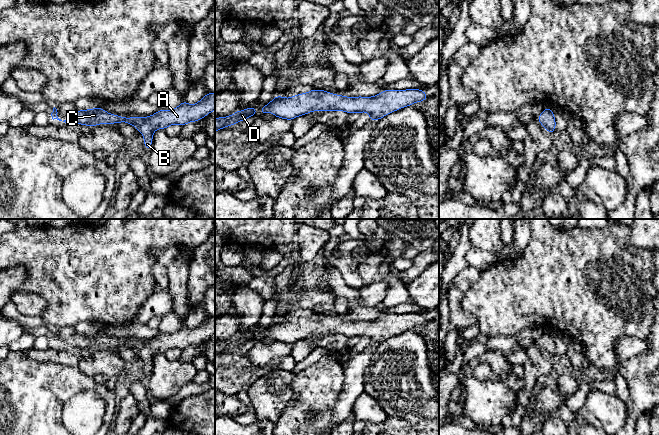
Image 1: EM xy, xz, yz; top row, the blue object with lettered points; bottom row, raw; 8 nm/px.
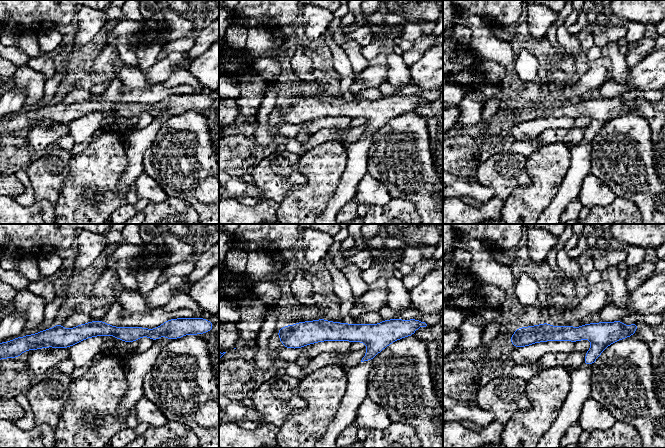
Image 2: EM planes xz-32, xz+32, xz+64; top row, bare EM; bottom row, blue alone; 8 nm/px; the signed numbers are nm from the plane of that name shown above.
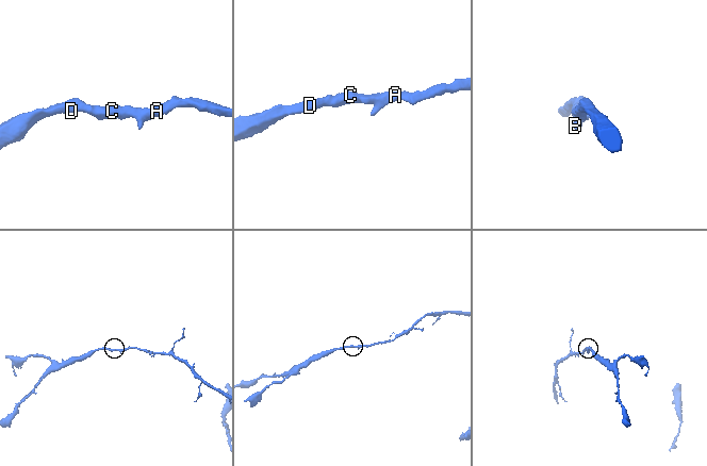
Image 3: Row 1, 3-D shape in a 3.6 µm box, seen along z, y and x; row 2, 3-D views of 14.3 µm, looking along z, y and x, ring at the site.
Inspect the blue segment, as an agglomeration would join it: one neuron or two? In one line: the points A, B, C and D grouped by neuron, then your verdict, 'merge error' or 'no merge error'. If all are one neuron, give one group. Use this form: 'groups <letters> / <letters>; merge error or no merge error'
groups A B C D; no merge error

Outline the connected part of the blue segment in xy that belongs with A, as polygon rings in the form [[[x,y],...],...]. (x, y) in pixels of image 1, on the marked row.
[[[209,92],[194,105],[189,105],[184,100],[175,109],[159,110],[149,117],[122,117],[110,114],[104,111],[102,107],[99,107],[82,111],[77,110],[63,122],[82,124],[89,127],[98,124],[119,124],[120,122],[131,124],[144,136],[145,150],[148,151],[152,145],[155,130],[166,129],[173,124],[184,126],[191,121],[198,122],[213,110],[215,110],[215,93]]]

